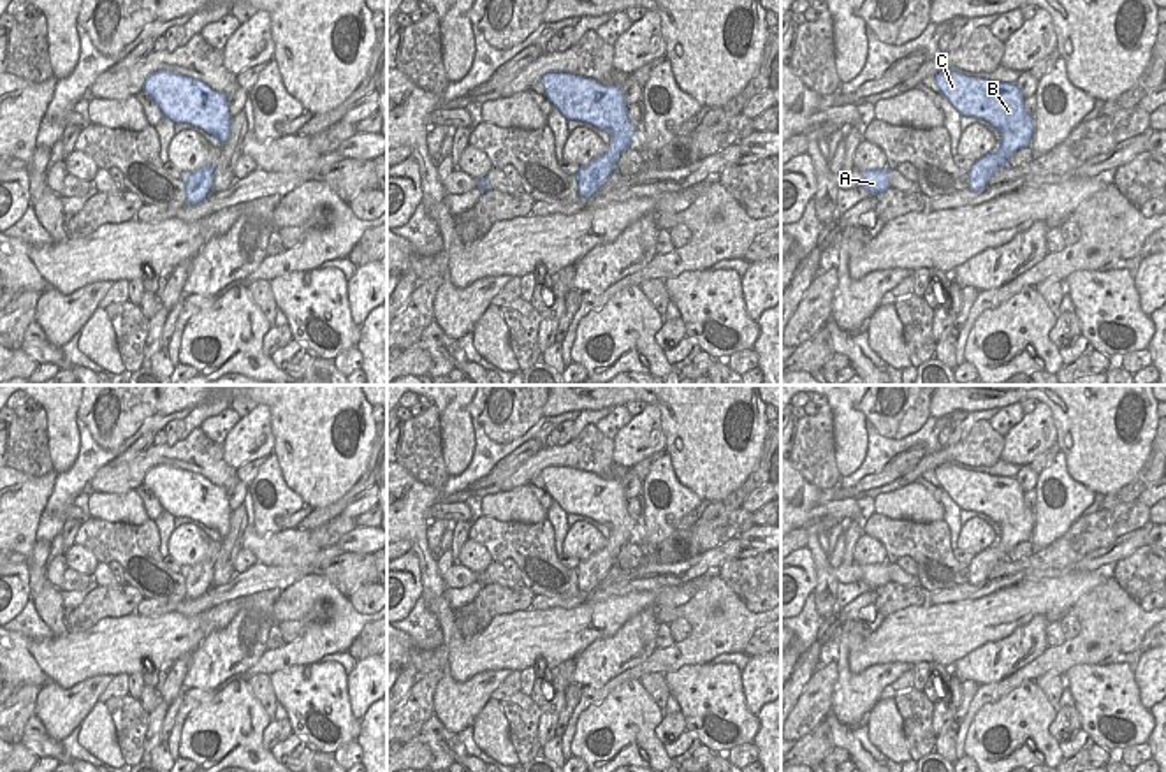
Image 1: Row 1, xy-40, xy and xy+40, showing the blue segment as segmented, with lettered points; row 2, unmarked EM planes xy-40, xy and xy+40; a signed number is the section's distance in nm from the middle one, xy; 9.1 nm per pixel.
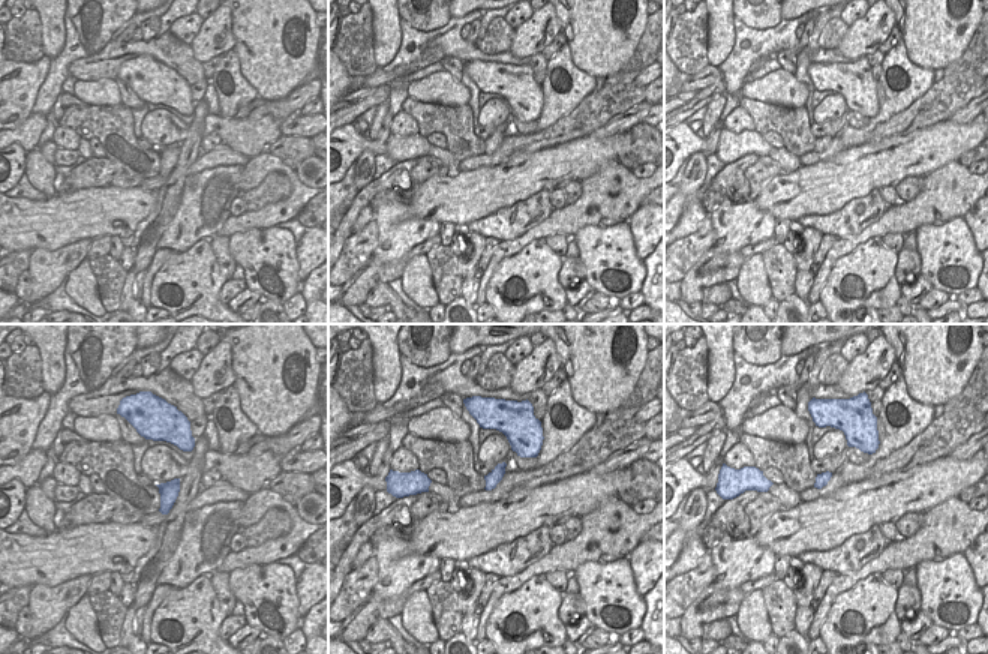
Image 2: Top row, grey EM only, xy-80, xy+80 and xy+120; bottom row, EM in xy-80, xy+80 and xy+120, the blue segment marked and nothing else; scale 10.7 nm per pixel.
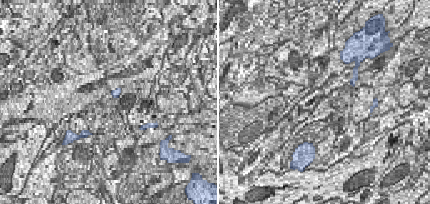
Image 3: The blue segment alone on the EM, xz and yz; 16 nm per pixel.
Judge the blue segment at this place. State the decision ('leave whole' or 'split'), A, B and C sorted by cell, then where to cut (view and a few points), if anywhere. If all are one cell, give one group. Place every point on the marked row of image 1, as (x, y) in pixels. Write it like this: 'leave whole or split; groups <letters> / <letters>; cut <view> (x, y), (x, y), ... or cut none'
leave whole; groups A B C; cut none

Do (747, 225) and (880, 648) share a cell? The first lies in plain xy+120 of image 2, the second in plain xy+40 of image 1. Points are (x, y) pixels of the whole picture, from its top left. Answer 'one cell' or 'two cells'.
two cells

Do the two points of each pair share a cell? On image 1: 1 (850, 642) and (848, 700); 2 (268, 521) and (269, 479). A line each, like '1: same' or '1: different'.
1: same
2: same

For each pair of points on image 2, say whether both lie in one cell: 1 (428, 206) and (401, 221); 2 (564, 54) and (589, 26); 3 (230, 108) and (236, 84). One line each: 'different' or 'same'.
1: different
2: different
3: same

